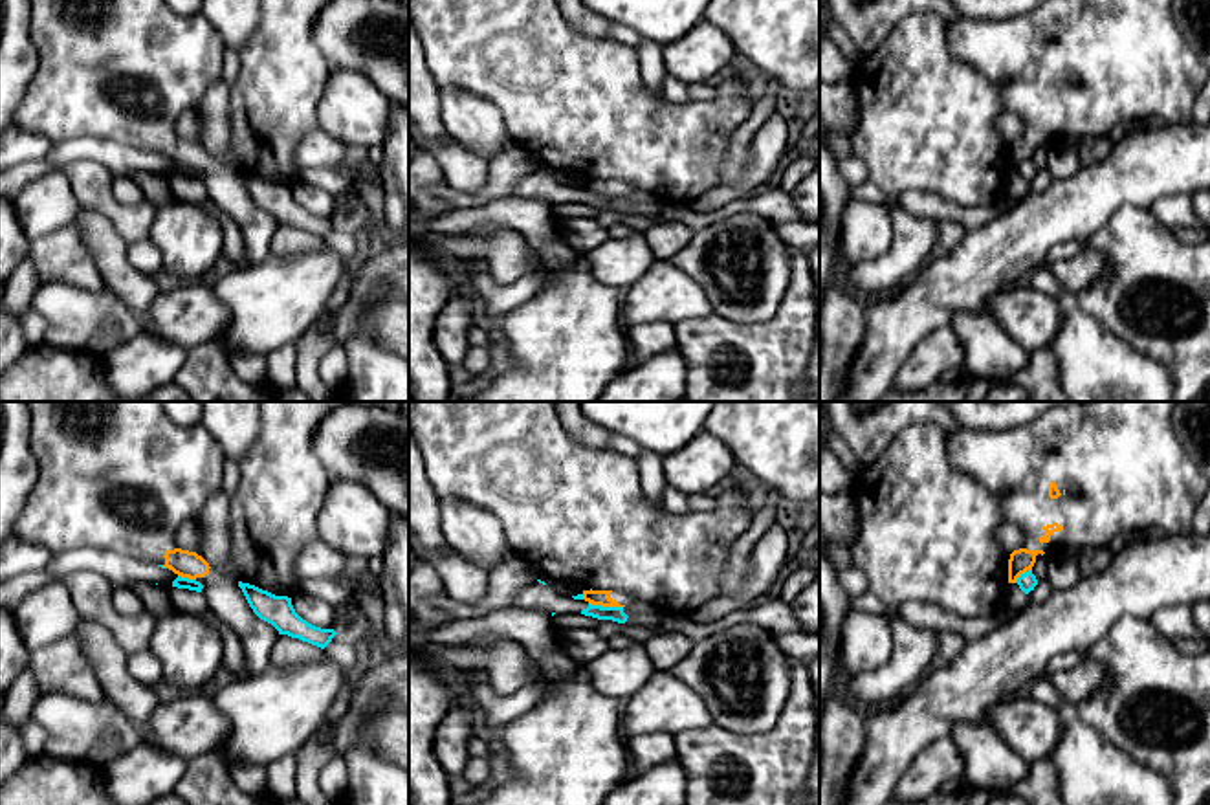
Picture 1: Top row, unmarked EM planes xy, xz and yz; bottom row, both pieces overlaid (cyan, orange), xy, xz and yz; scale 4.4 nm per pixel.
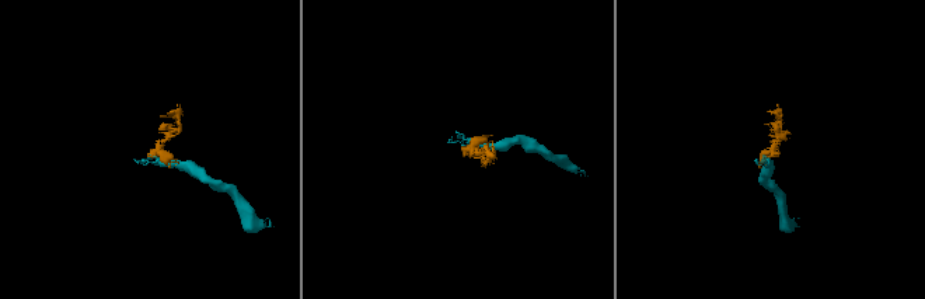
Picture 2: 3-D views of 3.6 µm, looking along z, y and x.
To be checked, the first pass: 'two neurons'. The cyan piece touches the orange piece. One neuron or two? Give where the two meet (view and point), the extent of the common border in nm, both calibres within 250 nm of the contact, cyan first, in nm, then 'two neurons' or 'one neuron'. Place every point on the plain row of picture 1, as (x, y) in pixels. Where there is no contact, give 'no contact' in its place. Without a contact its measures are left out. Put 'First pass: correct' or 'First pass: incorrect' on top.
First pass: correct
contact xz (605, 197); length 150 nm; calibres 60 and 70 nm; two neurons

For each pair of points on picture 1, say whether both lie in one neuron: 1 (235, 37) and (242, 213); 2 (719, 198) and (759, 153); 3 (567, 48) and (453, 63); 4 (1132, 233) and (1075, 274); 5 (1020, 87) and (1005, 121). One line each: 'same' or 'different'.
1: different
2: same
3: same
4: different
5: different

